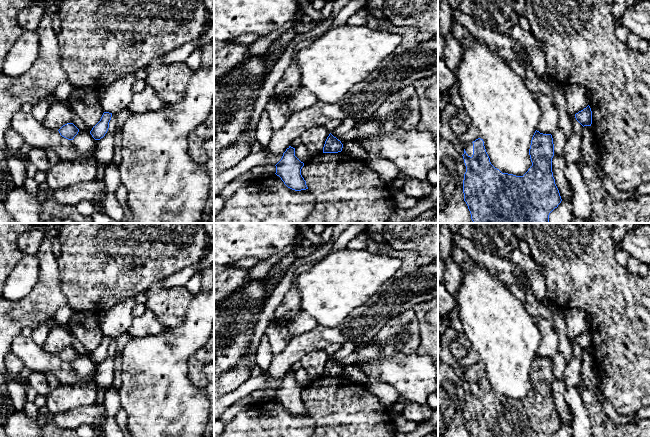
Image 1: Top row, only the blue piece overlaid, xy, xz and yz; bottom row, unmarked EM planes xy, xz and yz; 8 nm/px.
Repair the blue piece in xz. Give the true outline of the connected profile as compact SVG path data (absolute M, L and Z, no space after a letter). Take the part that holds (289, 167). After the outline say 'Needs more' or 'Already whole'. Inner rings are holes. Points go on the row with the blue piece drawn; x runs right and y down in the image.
M289 146L275 166L275 174L281 178L288 188L295 191L308 189L306 181L301 175L304 163L295 156L295 148Z. Already whole

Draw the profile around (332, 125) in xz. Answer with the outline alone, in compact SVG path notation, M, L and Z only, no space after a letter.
M340 119L330 120L324 125L324 128L332 133L342 124L342 122L343 120Z

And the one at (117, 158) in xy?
M116 130L114 134L114 156L111 163L120 166L121 162L122 162L121 130Z

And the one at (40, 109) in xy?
M44 98L33 105L32 115L37 119L38 123L44 121L49 108L50 103L48 102L47 98Z

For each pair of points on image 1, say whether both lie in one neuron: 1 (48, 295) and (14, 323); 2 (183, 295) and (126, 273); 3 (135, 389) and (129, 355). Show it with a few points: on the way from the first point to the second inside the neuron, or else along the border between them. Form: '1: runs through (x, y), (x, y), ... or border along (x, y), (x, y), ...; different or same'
1: runs through (40, 303), (32, 311), (27, 311), (22, 315); same
2: border along (162, 279), (156, 280), (144, 291); different
3: runs through (135, 381), (135, 363); same

